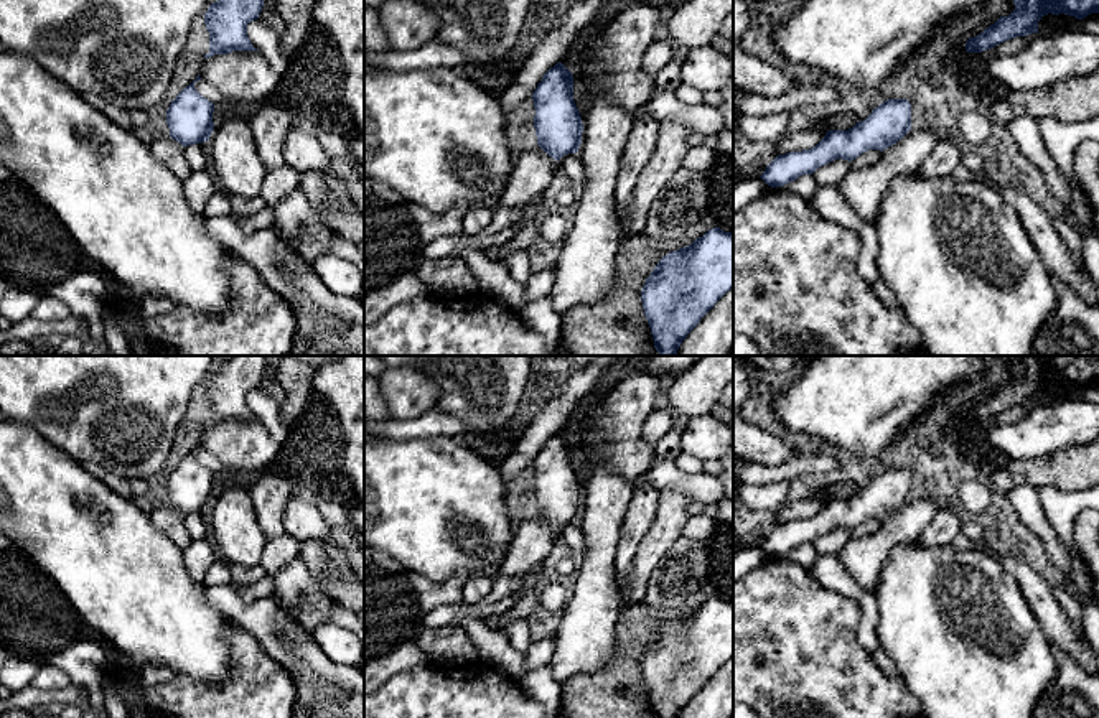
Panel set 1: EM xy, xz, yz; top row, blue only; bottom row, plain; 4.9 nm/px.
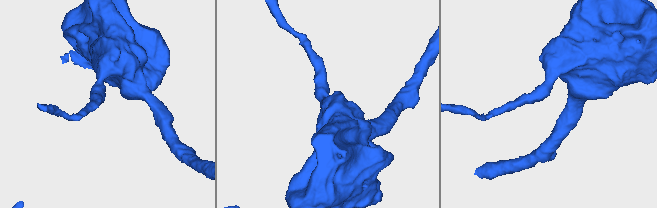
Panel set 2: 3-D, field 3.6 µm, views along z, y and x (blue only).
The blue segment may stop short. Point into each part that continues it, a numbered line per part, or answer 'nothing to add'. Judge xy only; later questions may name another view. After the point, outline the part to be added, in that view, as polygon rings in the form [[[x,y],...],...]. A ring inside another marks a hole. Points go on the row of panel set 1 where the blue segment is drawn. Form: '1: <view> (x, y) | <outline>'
nothing to add

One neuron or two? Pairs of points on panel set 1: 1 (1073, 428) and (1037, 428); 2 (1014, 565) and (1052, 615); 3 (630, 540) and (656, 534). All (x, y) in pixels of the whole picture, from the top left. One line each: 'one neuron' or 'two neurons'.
1: one neuron
2: one neuron
3: two neurons

